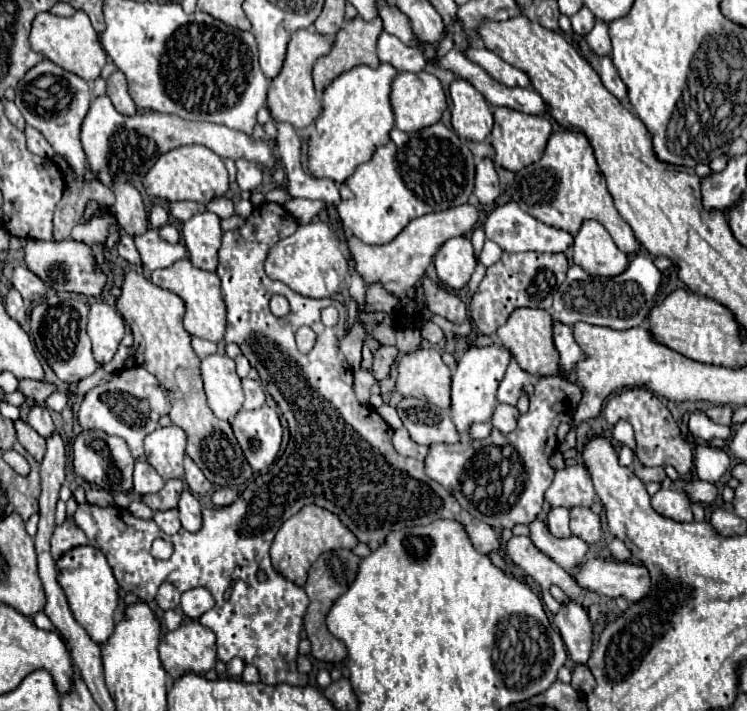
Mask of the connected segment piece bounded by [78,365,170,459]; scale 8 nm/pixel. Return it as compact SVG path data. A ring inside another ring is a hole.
M136 365L130 369L120 369L116 371L112 381L92 387L80 403L78 419L82 429L100 429L106 435L122 437L128 443L132 457L138 459L144 455L142 447L144 437L158 427L158 419L168 415L168 411L170 411L170 401L164 389L160 387L158 379L140 365Z

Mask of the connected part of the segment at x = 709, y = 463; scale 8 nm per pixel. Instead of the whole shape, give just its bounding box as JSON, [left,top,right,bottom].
[696,443,730,483]

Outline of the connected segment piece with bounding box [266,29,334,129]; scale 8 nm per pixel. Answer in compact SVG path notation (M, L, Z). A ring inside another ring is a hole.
M298 29L292 33L284 67L282 67L280 75L270 81L270 89L268 89L266 105L268 105L274 121L286 121L286 123L294 125L296 129L302 129L318 119L318 115L322 111L322 101L318 99L314 85L312 85L312 67L320 57L330 53L332 45L334 45L334 41L328 35L316 33L312 29L308 29L308 31Z

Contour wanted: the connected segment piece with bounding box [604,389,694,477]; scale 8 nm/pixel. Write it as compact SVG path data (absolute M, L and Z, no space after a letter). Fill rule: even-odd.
M642 389L620 391L608 399L608 403L604 407L604 417L610 425L616 425L620 419L624 419L632 425L634 439L636 439L636 457L642 465L646 465L646 467L672 465L680 473L680 477L684 477L692 469L692 465L694 465L692 447L684 441L680 427L678 427L676 419L672 417L672 413L668 411L668 407L654 393L648 393L648 391L642 393Z

